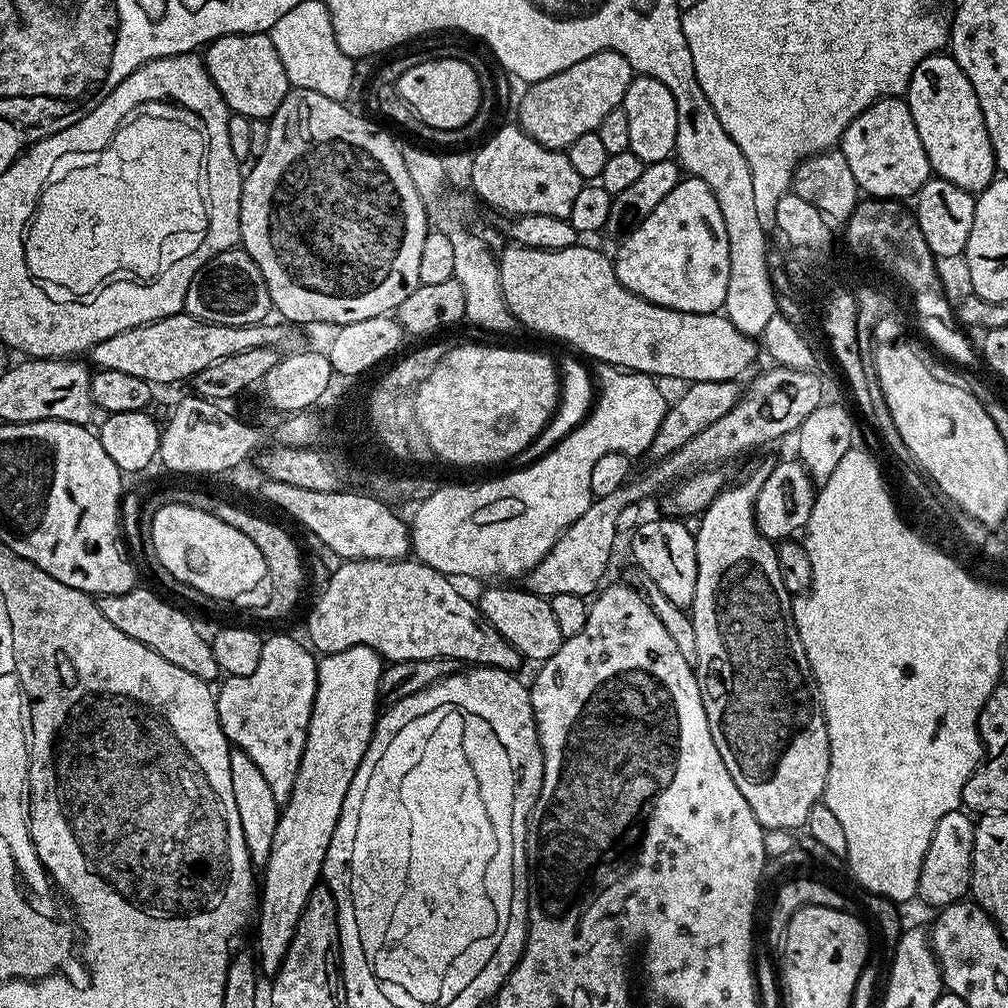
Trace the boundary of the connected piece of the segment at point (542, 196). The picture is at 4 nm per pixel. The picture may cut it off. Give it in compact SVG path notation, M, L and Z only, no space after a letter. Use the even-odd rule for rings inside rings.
M519 123L504 124L480 149L472 160L472 188L492 208L500 212L509 212L509 217L546 214L550 218L566 220L574 206L574 197L578 195L582 181L578 170L570 166L570 158L560 150L542 146L530 134L526 134Z

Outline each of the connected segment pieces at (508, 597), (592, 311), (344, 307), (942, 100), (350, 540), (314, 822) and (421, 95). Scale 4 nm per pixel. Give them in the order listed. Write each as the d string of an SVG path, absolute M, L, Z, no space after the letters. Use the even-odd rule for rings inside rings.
M523 587L488 588L478 599L481 614L488 619L490 626L502 634L512 646L519 650L525 661L543 662L559 650L562 637L558 630L558 621L554 619L554 610L545 597L535 596Z
M580 242L573 248L553 252L508 246L504 253L499 253L498 259L502 294L513 317L536 332L565 340L581 352L581 357L589 356L589 361L613 364L621 370L645 372L657 378L673 376L683 382L722 382L735 381L739 372L746 371L756 360L757 341L742 334L727 316L714 312L679 312L644 300L618 282L615 263L596 248L583 248Z
M292 88L286 94L286 98L282 102L282 106L278 106L278 110L268 120L268 141L266 142L266 150L262 150L260 156L255 157L252 169L247 169L246 175L242 180L242 194L240 195L240 244L245 252L250 254L250 258L254 258L254 262L258 266L258 270L262 270L262 278L268 287L268 293L272 299L272 307L278 313L281 312L285 321L296 324L332 324L331 326L339 326L341 324L349 324L350 322L363 322L366 318L378 318L379 316L387 316L395 313L402 302L406 302L406 298L410 298L410 294L414 294L414 290L419 288L421 283L418 278L418 270L422 259L422 246L426 243L426 234L430 230L428 215L424 209L422 198L418 194L418 190L414 186L414 178L410 178L410 170L406 166L406 162L400 153L401 145L396 144L396 140L384 128L379 128L372 120L367 120L364 116L359 116L356 112L348 109L347 103L339 100L331 100L326 98L326 94L314 94L314 90L302 90L301 88Z
M937 54L922 58L908 83L906 93L908 109L914 114L914 126L918 126L918 138L926 150L933 173L946 182L954 182L962 190L979 194L997 179L998 169L990 134L986 130L986 118L982 118L982 106L970 78L958 66L951 54Z
M296 486L296 515L292 520L309 528L325 549L337 551L345 561L403 560L409 555L412 537L406 520L396 512L363 491L319 492Z
M350 646L346 650L330 652L319 657L316 665L318 682L314 694L314 710L310 714L310 726L306 734L306 746L302 750L302 762L298 766L298 778L294 778L294 790L290 790L290 798L281 807L278 828L274 830L274 846L270 846L270 858L268 865L262 869L262 887L258 892L258 915L254 920L254 952L258 957L259 971L263 975L265 972L268 978L275 977L276 971L282 966L290 950L298 918L302 918L302 910L310 894L321 883L327 847L331 845L334 828L338 824L339 815L342 814L346 792L374 734L378 719L376 704L381 703L378 682L385 667L385 661L380 655L373 648L366 646Z
M442 57L421 62L398 78L394 85L398 94L406 100L431 127L444 131L466 126L480 106L480 82L475 70L465 60Z

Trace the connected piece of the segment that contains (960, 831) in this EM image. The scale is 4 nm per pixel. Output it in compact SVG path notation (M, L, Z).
M964 810L942 814L938 826L934 826L934 834L930 838L930 846L926 850L926 858L922 862L922 870L918 878L919 899L922 898L926 903L933 904L933 909L946 908L969 895L972 887L975 829L973 817Z

